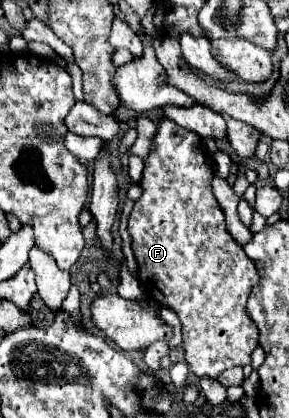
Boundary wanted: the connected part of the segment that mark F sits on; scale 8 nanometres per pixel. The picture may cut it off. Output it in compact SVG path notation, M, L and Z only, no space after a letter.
M163 117L161 123L157 123L157 133L139 181L143 195L135 201L129 215L129 235L145 297L173 309L183 323L183 345L189 369L199 377L217 377L229 367L247 365L253 349L259 345L259 329L247 313L247 299L253 285L259 281L259 273L243 247L227 233L225 213L211 189L215 165L199 141L201 137L197 133L183 129L169 117Z

